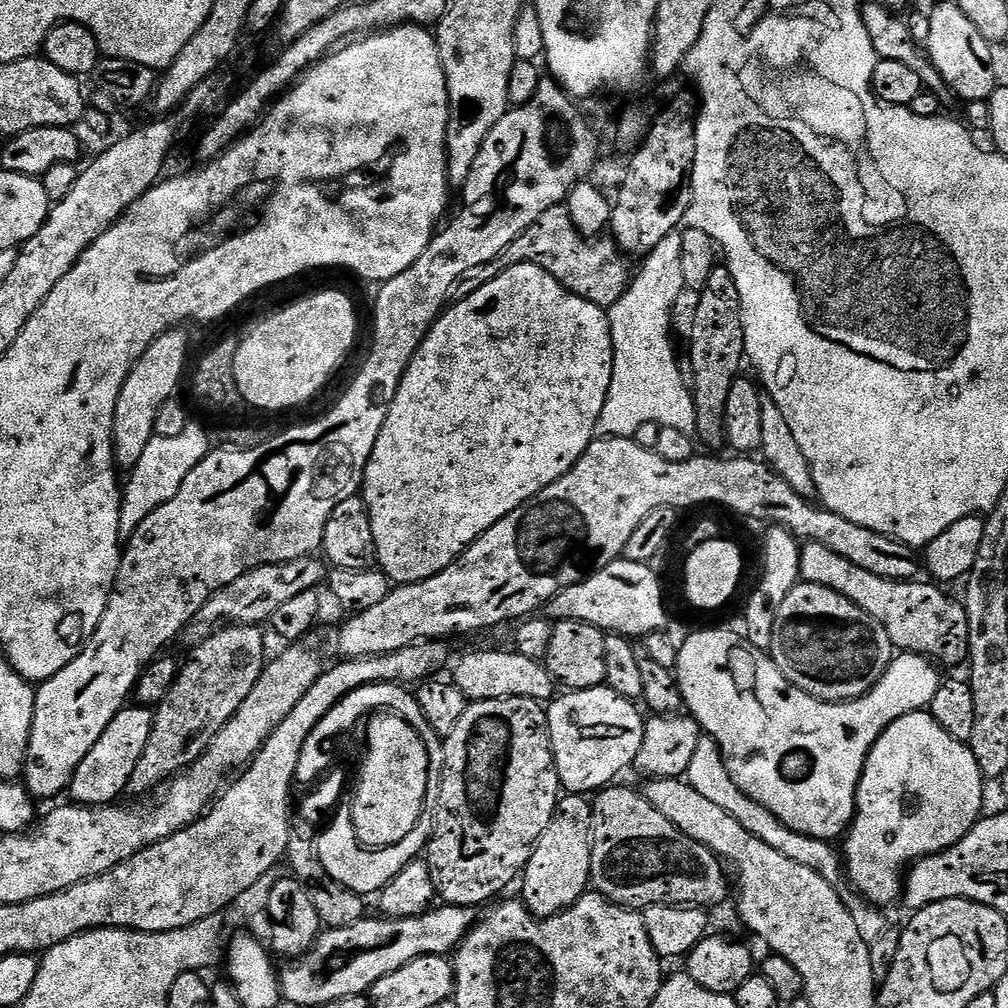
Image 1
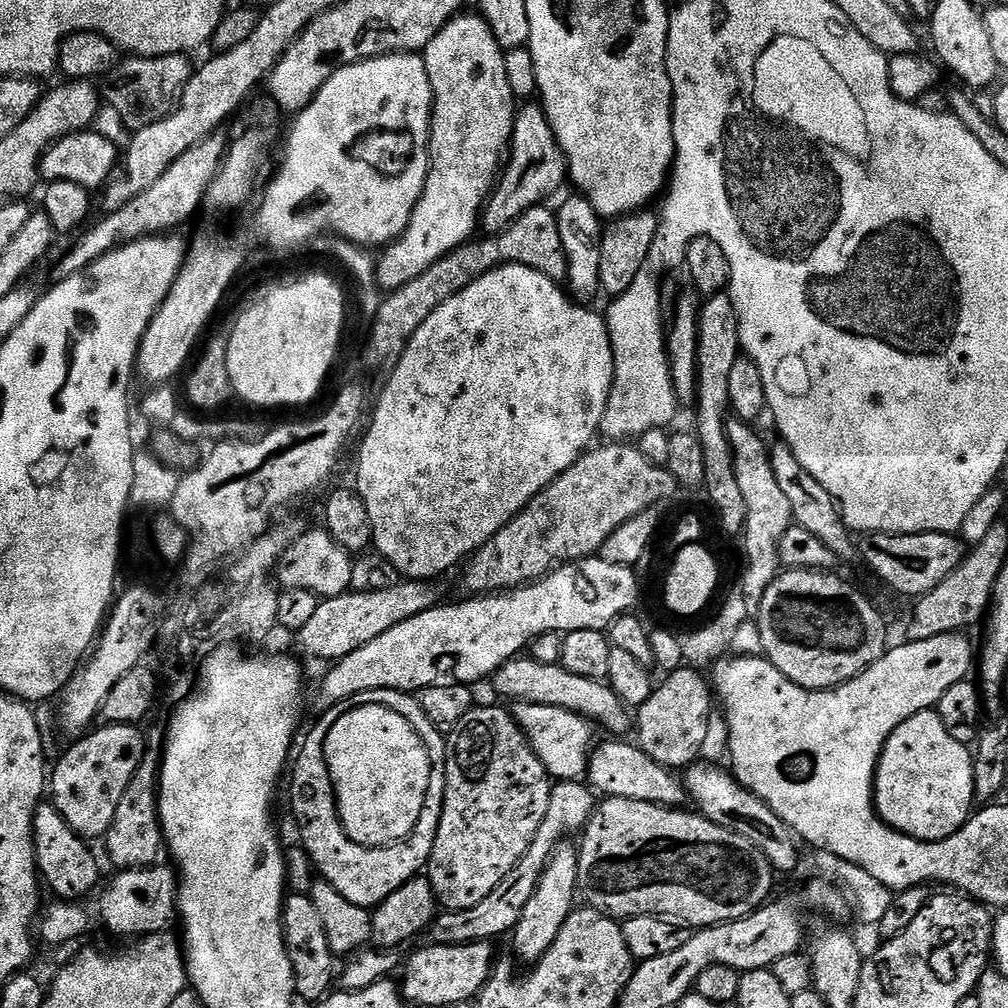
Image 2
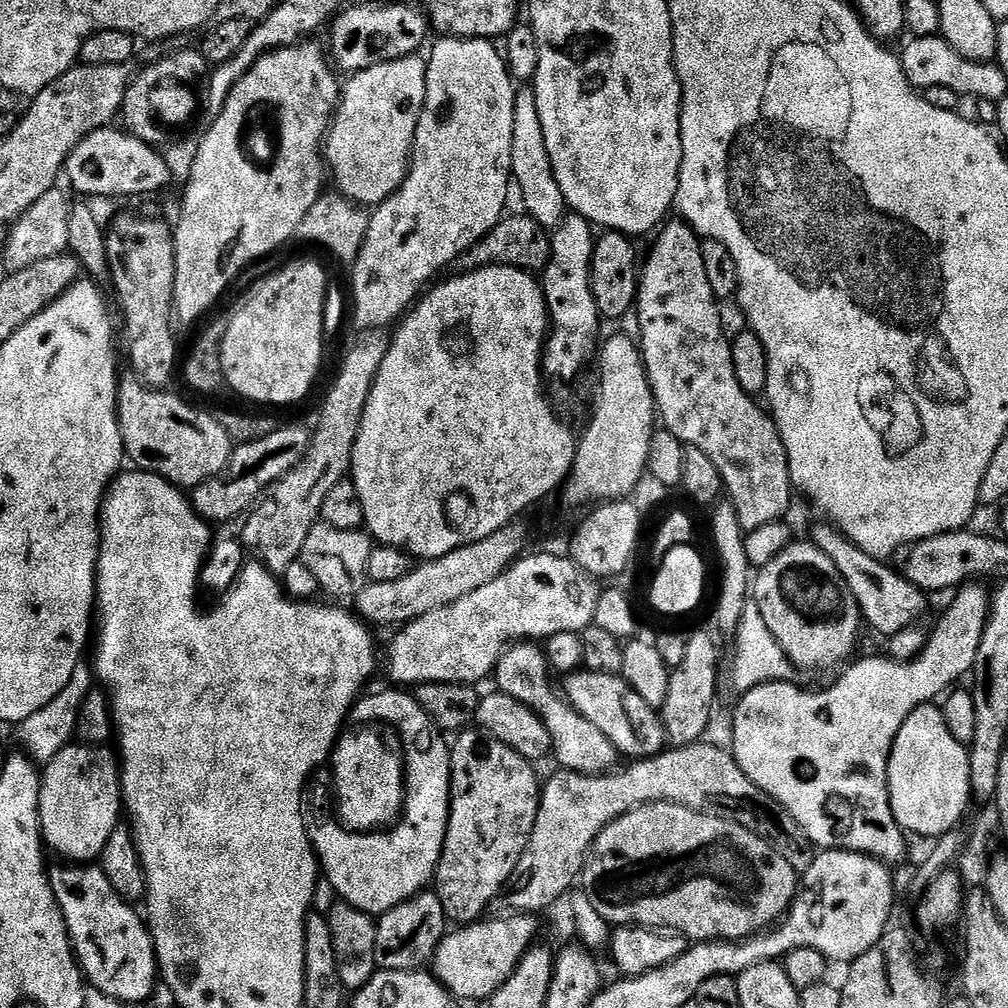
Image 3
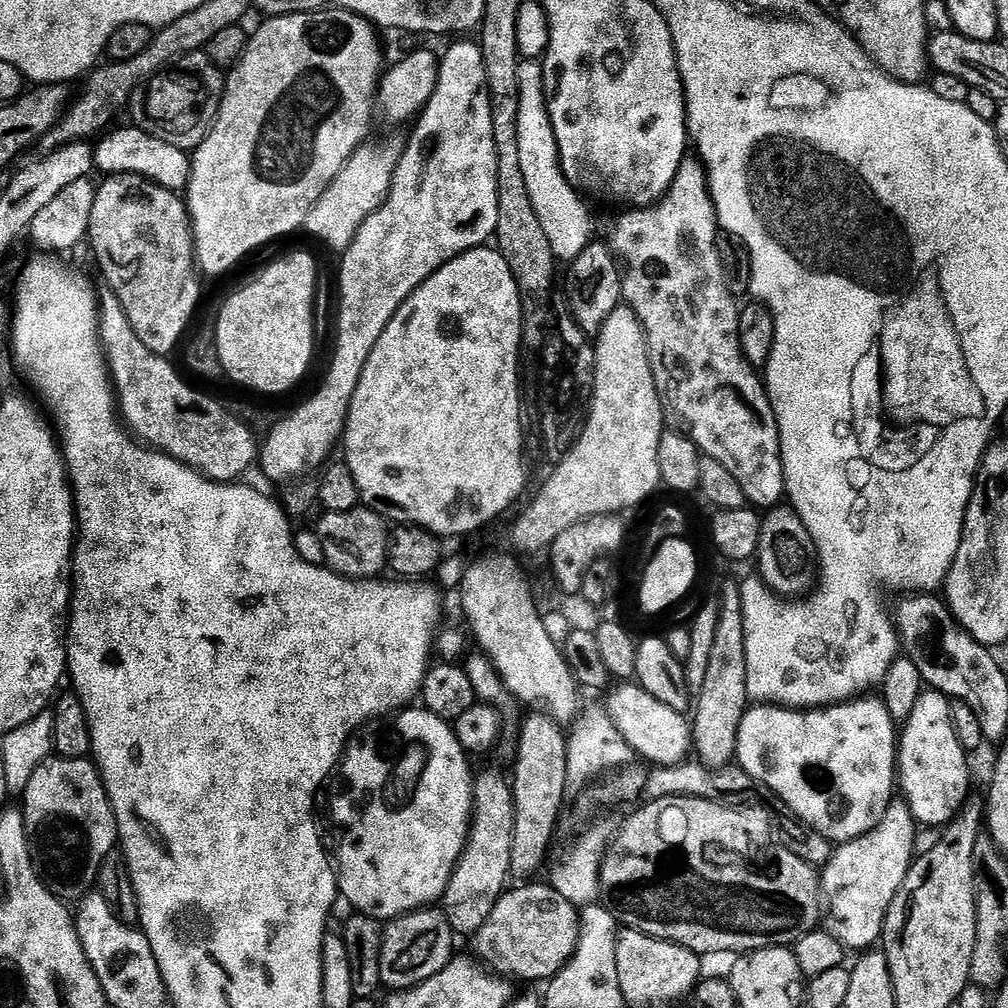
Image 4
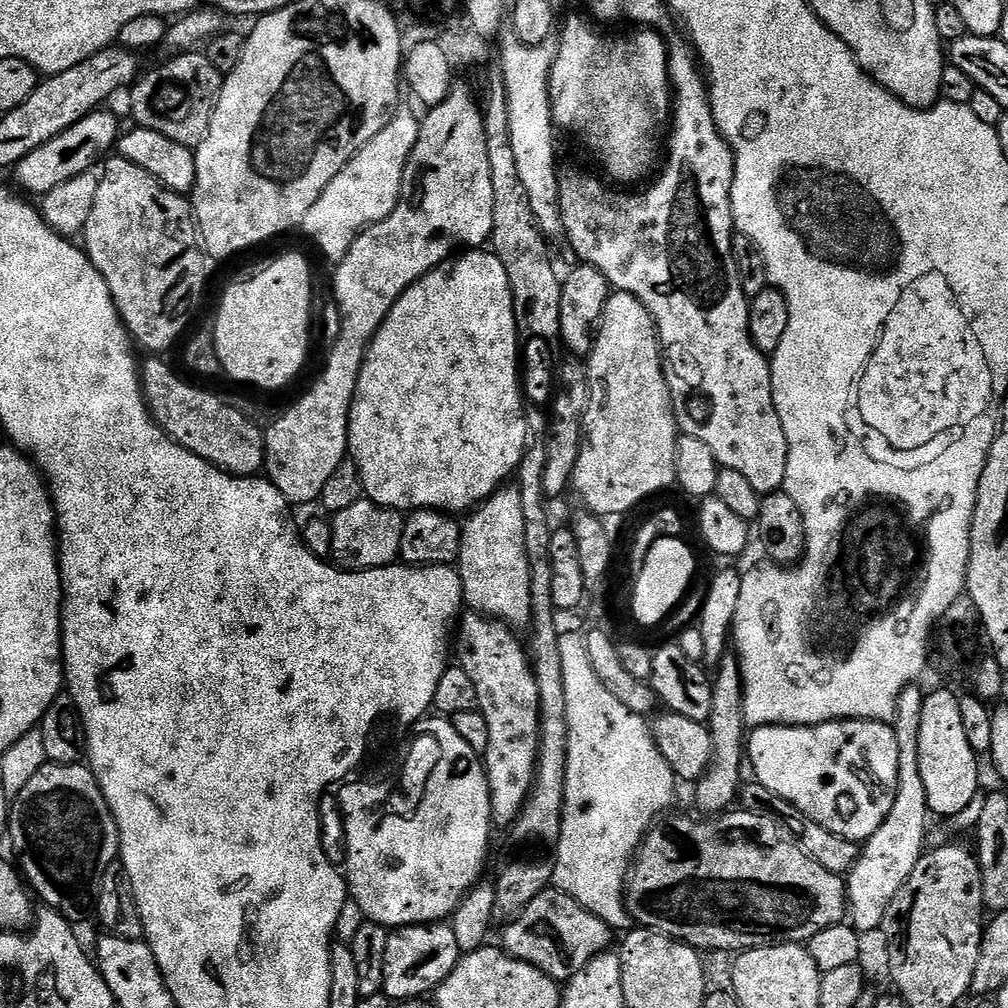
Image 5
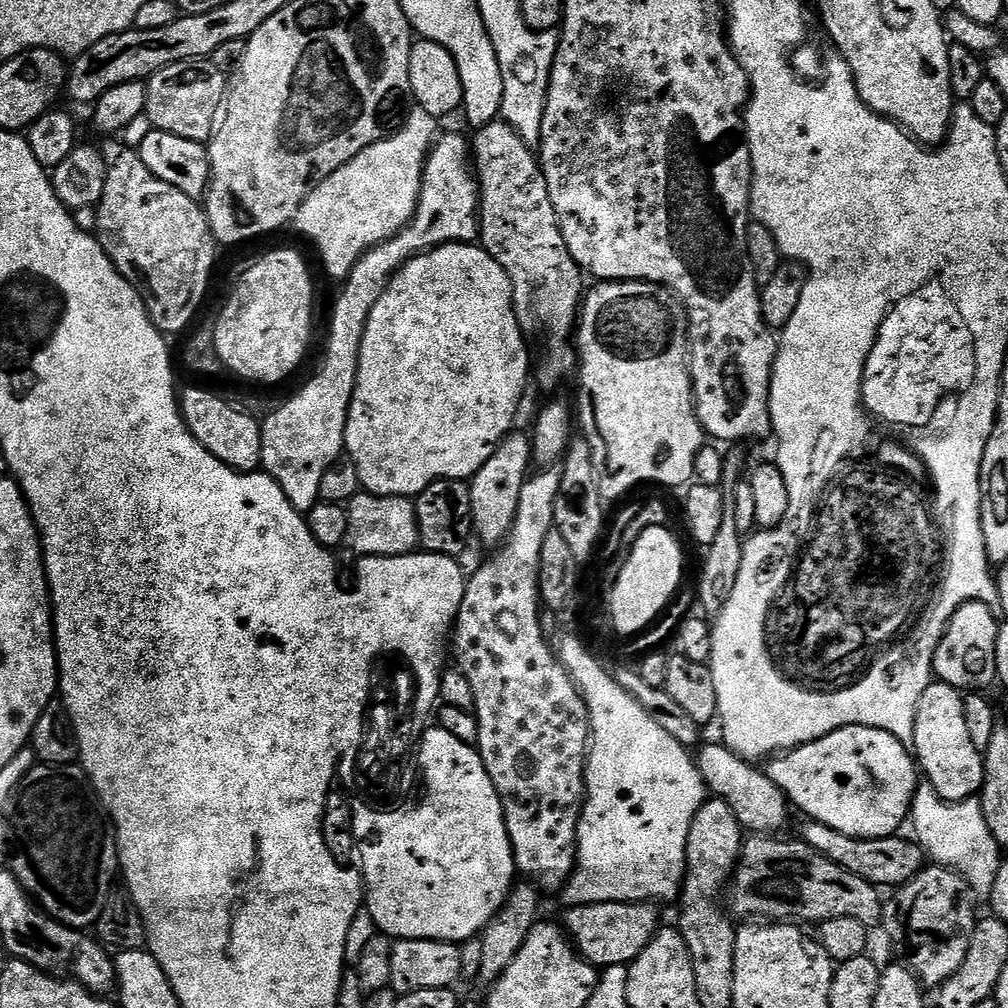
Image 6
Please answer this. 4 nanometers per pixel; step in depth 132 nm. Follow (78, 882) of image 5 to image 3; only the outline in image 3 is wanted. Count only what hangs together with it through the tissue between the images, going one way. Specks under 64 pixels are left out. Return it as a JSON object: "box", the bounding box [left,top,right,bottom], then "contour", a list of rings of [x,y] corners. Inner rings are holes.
{"box":[40,742,125,862],"contour":[[[71,742],[52,761],[45,763],[40,778],[40,835],[45,845],[68,862],[99,861],[110,834],[121,827],[120,812],[125,811],[124,787],[120,784],[121,761],[111,747]]]}

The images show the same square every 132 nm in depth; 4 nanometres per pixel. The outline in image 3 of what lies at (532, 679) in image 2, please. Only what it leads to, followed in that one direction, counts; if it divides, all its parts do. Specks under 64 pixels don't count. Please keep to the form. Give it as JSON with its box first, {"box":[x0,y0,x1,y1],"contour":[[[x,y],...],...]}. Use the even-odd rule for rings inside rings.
{"box":[562,670,669,758],"contour":[[[577,670],[563,677],[562,694],[572,707],[576,708],[586,722],[594,722],[606,738],[614,745],[617,753],[628,755],[628,758],[643,758],[645,756],[656,756],[659,752],[665,751],[669,743],[668,730],[664,726],[661,713],[648,705],[646,698],[638,694],[625,681],[623,675],[611,676],[601,672],[589,672],[587,670]]]}

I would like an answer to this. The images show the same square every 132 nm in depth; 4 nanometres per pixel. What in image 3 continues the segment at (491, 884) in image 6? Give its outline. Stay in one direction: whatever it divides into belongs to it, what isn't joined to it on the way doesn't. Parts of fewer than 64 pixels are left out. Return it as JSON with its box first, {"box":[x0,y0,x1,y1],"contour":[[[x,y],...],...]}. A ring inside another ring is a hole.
{"box":[311,686,452,918],"contour":[[[388,686],[385,692],[372,692],[361,695],[356,702],[356,716],[360,720],[372,720],[381,726],[395,724],[403,730],[404,740],[408,740],[408,756],[412,756],[412,793],[408,795],[408,817],[404,824],[392,832],[392,836],[379,836],[375,832],[367,832],[364,836],[344,836],[344,830],[324,822],[311,829],[312,847],[315,848],[323,875],[329,880],[331,891],[343,903],[354,906],[373,918],[394,910],[411,896],[425,891],[433,883],[436,868],[444,854],[444,843],[448,834],[448,819],[452,810],[452,754],[445,733],[436,727],[430,714],[418,706],[415,695],[411,691],[401,690],[396,686]]]}

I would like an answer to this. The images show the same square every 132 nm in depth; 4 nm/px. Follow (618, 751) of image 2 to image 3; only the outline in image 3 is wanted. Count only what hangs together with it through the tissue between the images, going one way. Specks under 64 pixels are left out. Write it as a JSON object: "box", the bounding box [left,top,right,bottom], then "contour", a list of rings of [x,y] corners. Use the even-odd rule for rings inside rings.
{"box":[494,642,618,776],"contour":[[[532,642],[511,645],[501,656],[494,673],[495,687],[499,691],[510,694],[510,698],[518,698],[518,702],[530,706],[542,718],[552,738],[551,755],[554,760],[556,756],[561,769],[591,776],[615,769],[618,753],[610,738],[606,738],[594,722],[586,722],[586,718],[564,698],[561,689],[552,685],[552,678],[554,672],[549,667],[545,649]]]}

